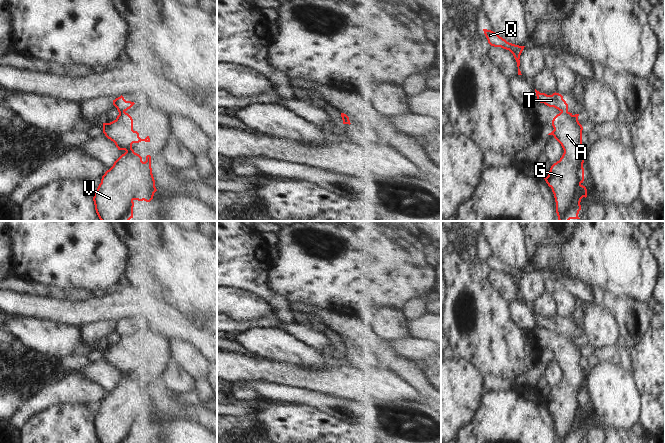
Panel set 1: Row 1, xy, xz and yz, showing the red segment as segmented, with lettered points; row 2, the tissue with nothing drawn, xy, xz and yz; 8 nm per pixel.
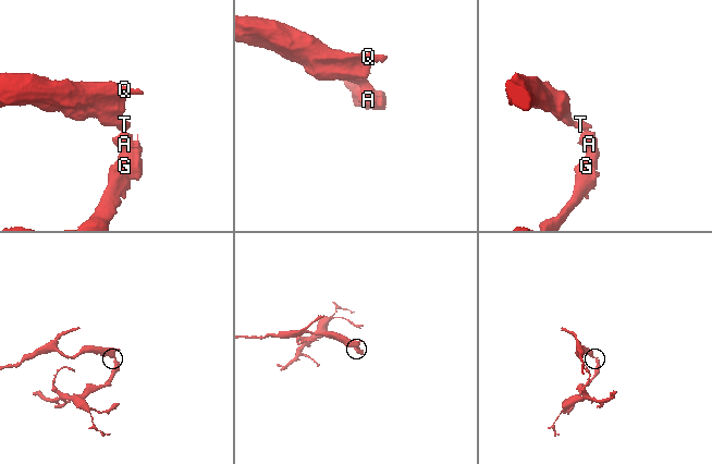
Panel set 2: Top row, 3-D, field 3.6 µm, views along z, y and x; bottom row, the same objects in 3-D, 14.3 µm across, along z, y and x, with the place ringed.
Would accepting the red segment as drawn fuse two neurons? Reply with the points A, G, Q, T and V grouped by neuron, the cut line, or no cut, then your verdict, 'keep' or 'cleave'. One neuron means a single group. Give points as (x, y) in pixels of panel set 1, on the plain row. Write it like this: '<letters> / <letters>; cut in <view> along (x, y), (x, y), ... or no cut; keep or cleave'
A G V / Q T; cut in yz along (567, 334), (561, 336); cleave

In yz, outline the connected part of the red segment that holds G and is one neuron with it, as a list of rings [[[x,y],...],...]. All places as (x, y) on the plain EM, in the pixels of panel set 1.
[[[568,335],[560,336],[552,344],[554,354],[548,358],[553,359],[564,374],[560,384],[551,390],[544,402],[554,418],[558,443],[580,443],[580,426],[587,421],[587,413],[582,409],[585,384],[583,351],[578,340]]]

